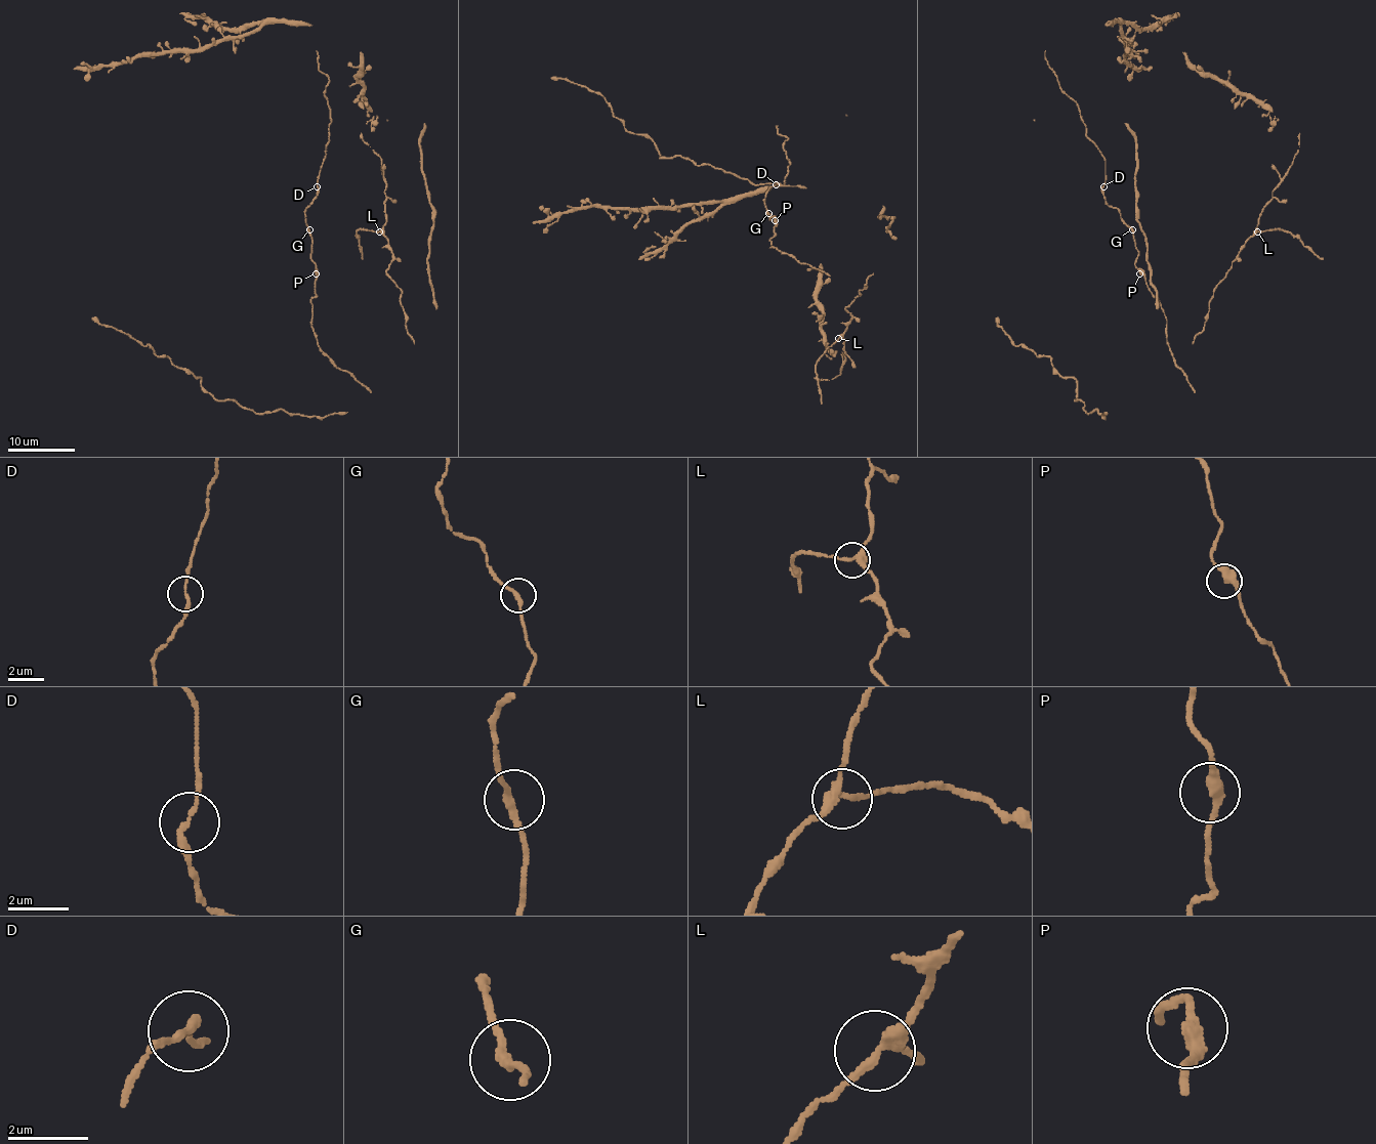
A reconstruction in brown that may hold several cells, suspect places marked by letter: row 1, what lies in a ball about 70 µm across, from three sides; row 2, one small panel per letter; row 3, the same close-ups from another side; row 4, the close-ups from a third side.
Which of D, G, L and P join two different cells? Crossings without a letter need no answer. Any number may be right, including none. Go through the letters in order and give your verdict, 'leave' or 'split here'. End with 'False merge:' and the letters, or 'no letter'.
D: leave
G: leave
L: leave
P: leave
False merge: no letter

